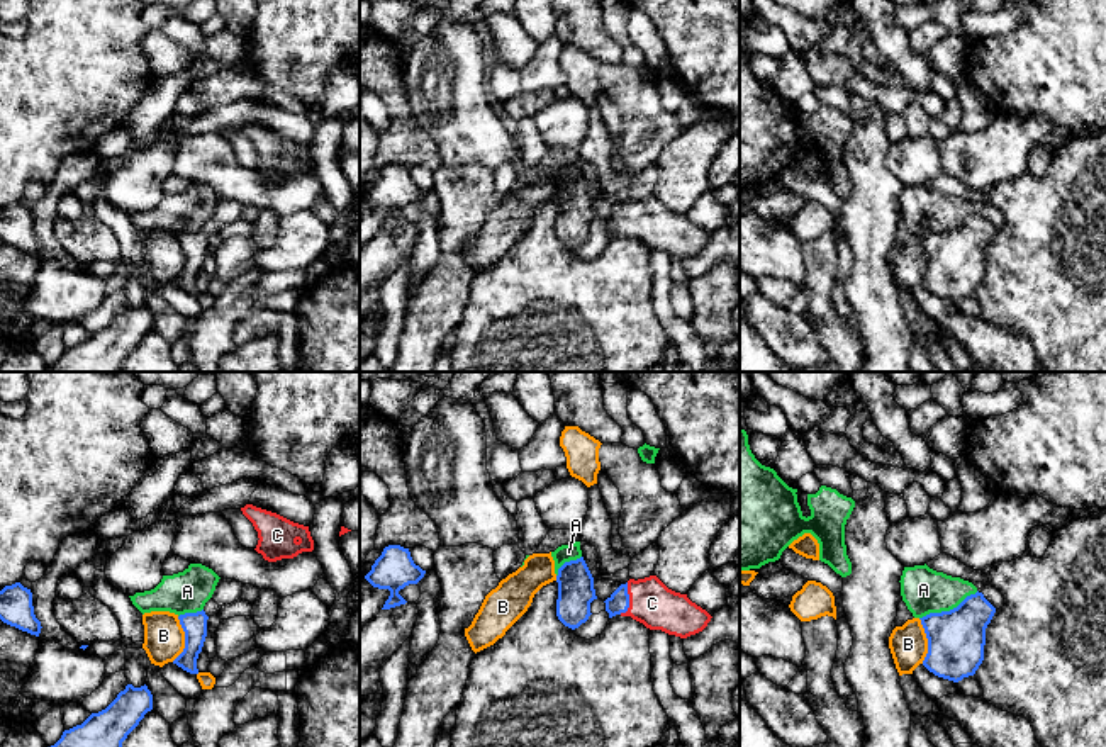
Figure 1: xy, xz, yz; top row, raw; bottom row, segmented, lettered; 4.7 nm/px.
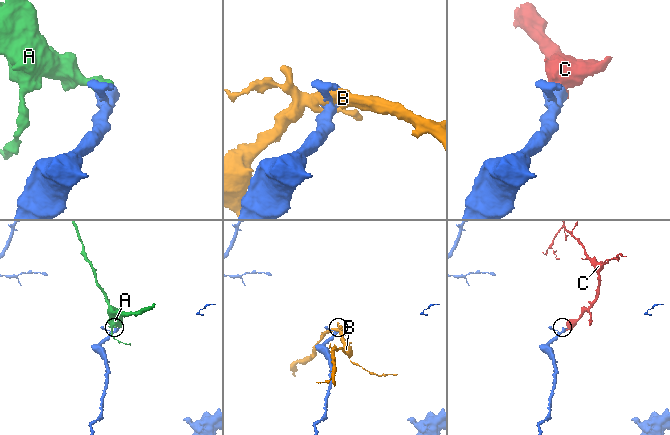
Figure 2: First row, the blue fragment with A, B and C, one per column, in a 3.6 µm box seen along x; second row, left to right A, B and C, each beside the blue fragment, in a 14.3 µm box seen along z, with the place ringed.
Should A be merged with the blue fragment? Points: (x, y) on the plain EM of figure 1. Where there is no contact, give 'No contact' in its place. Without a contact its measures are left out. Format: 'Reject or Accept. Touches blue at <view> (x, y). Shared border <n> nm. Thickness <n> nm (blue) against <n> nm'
Reject. Touches blue at yz (950, 230). Shared border 300 nm. Thickness 280 nm (blue) against 220 nm

